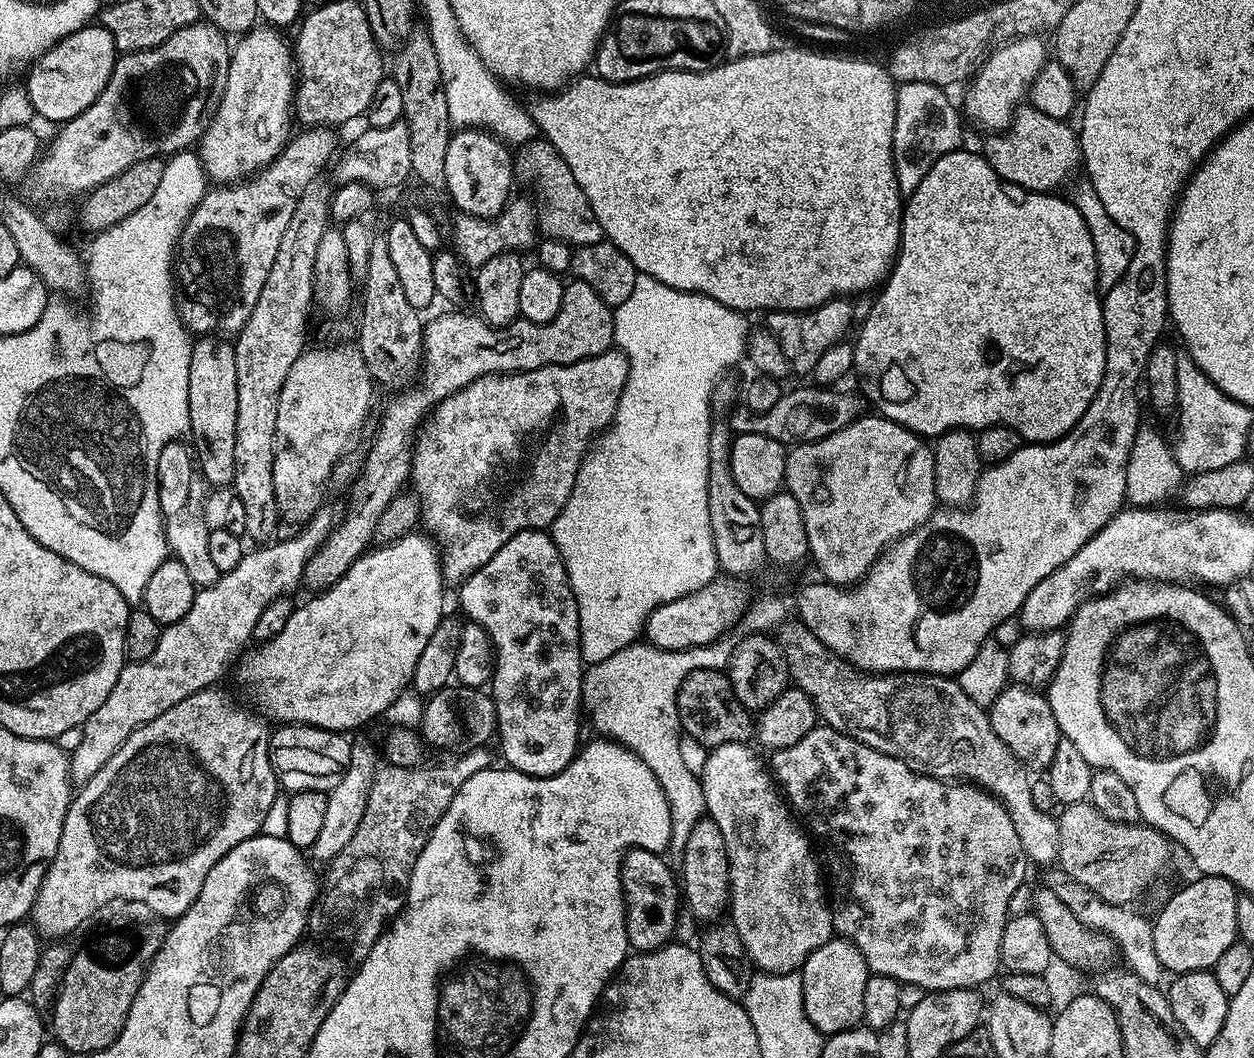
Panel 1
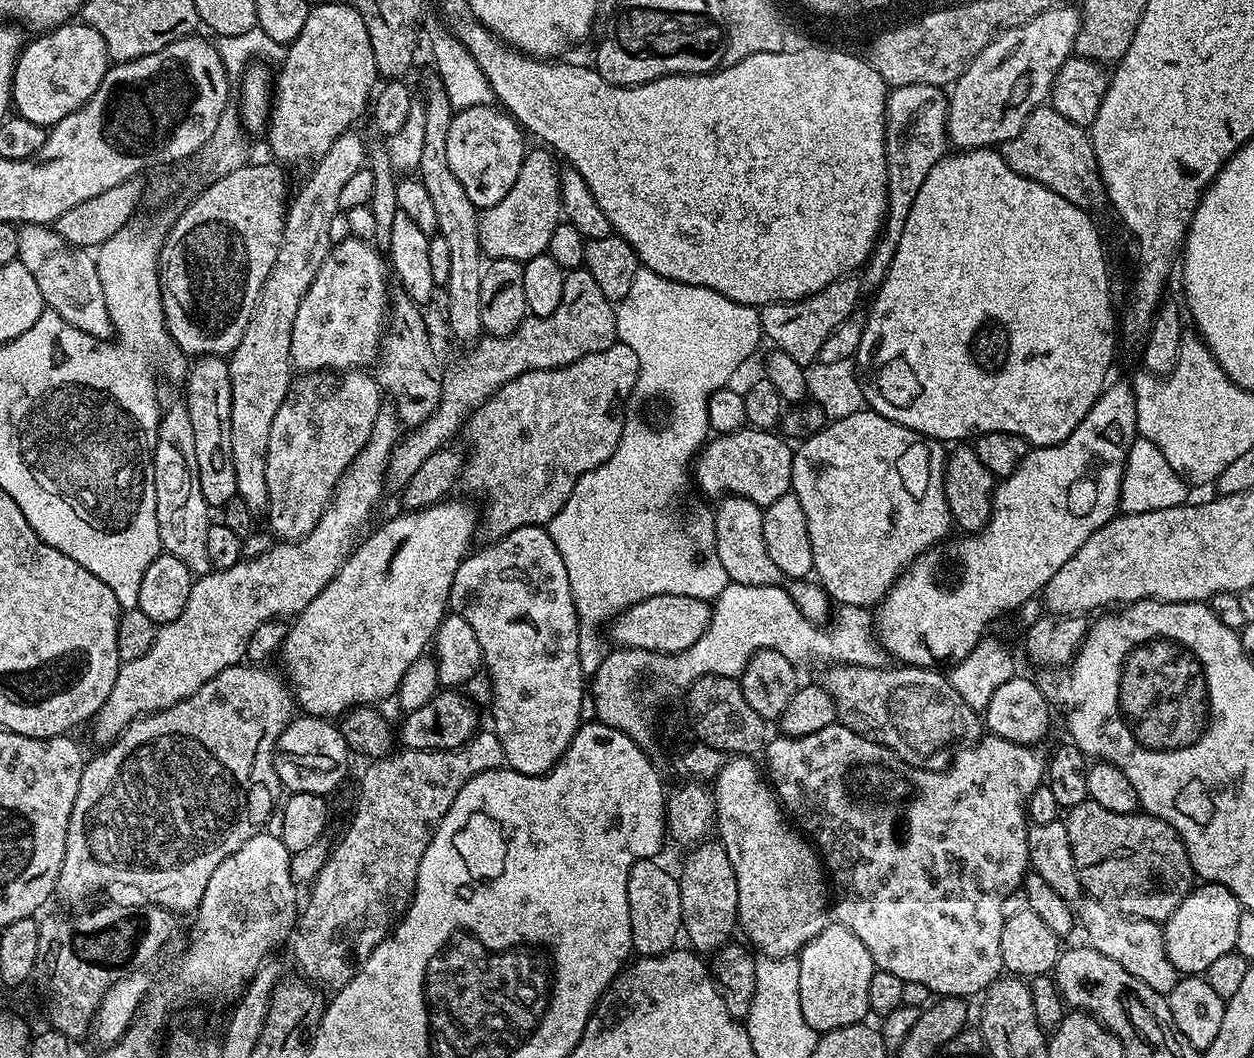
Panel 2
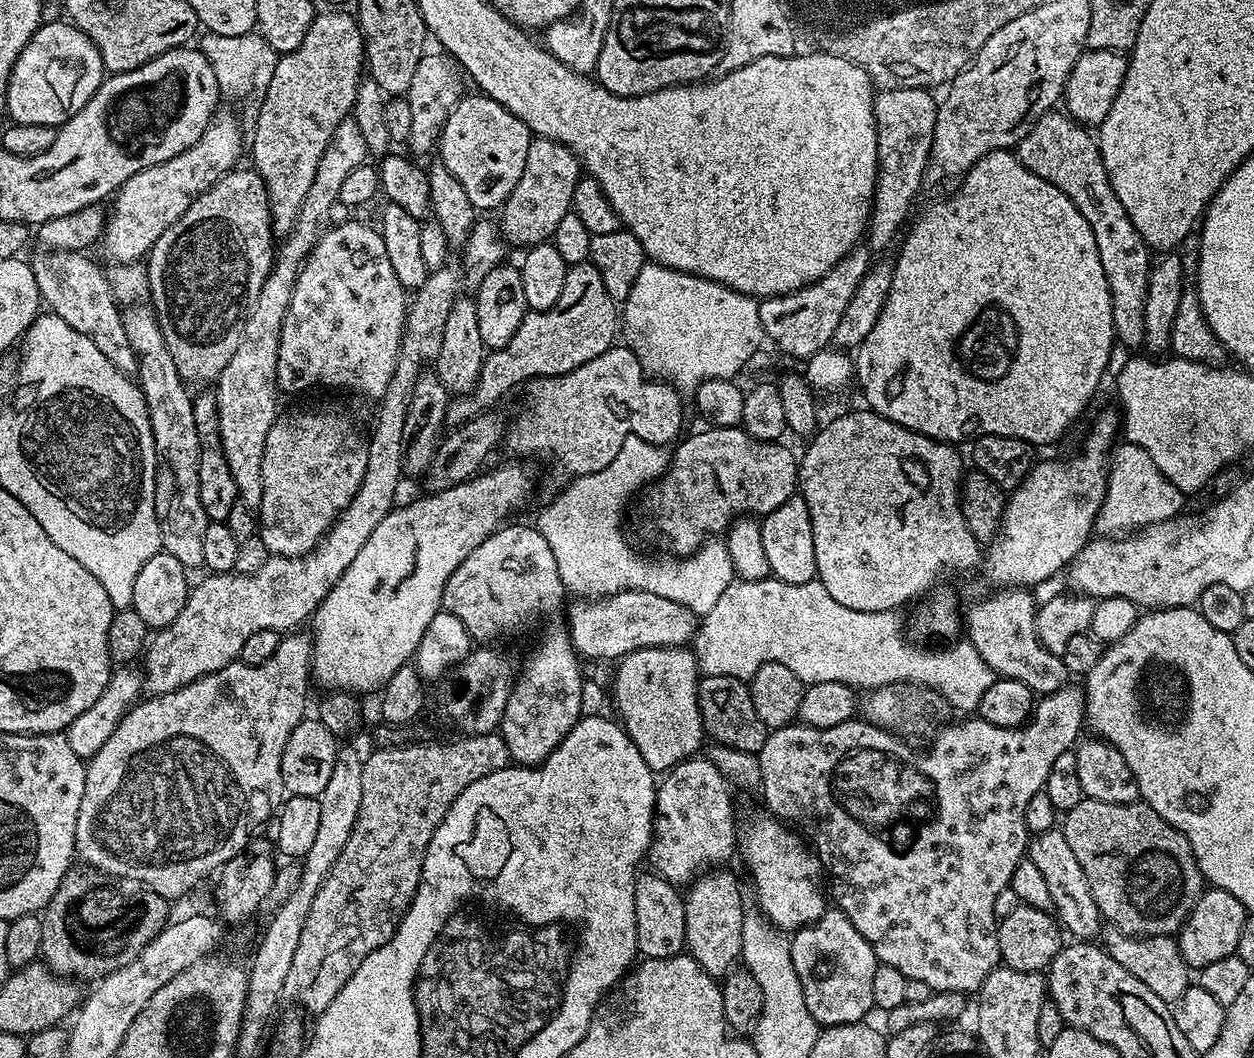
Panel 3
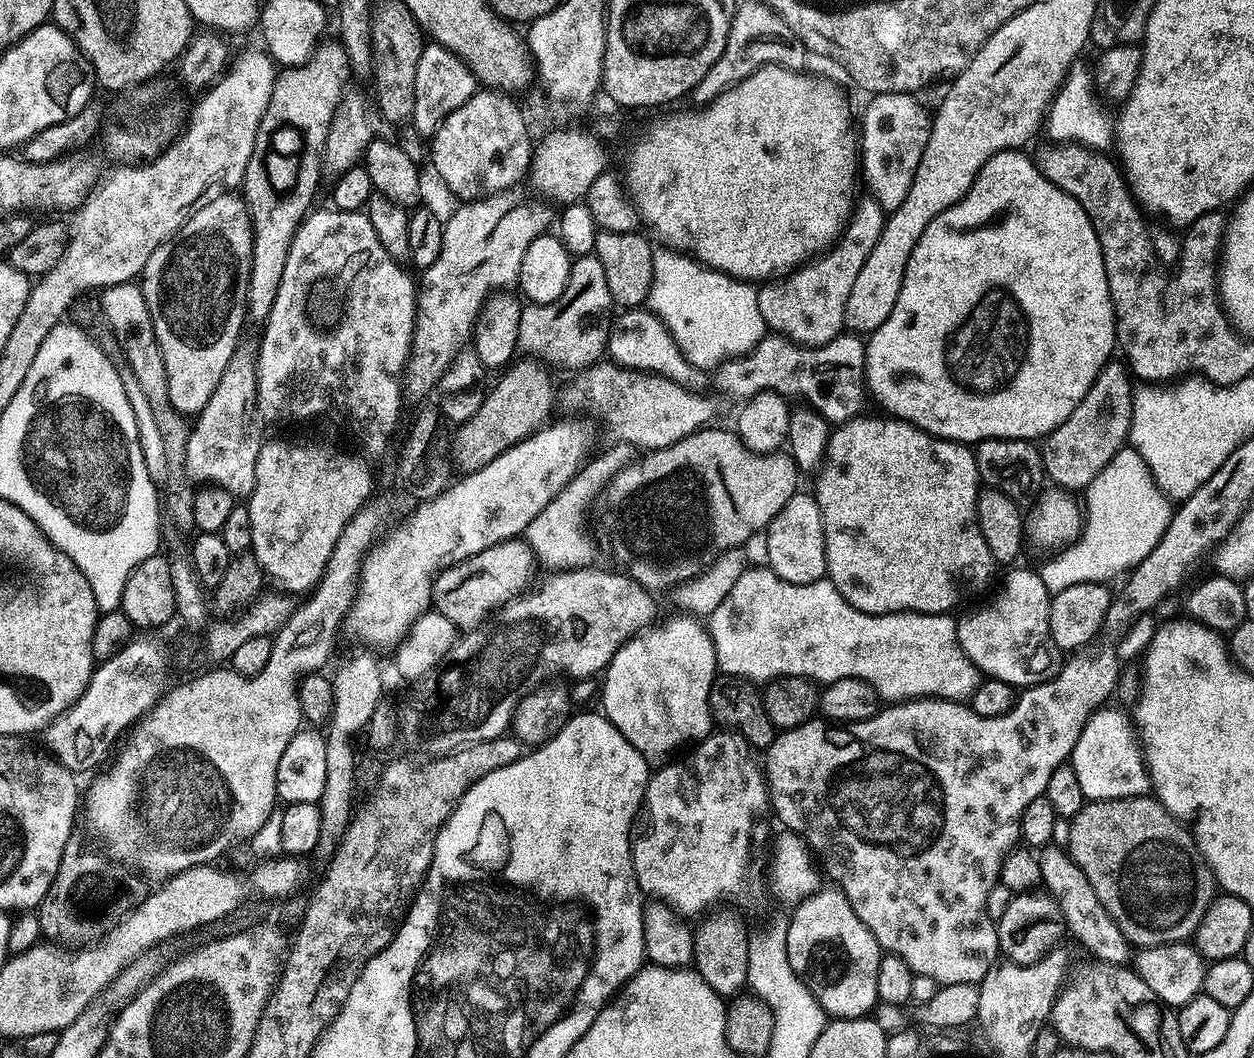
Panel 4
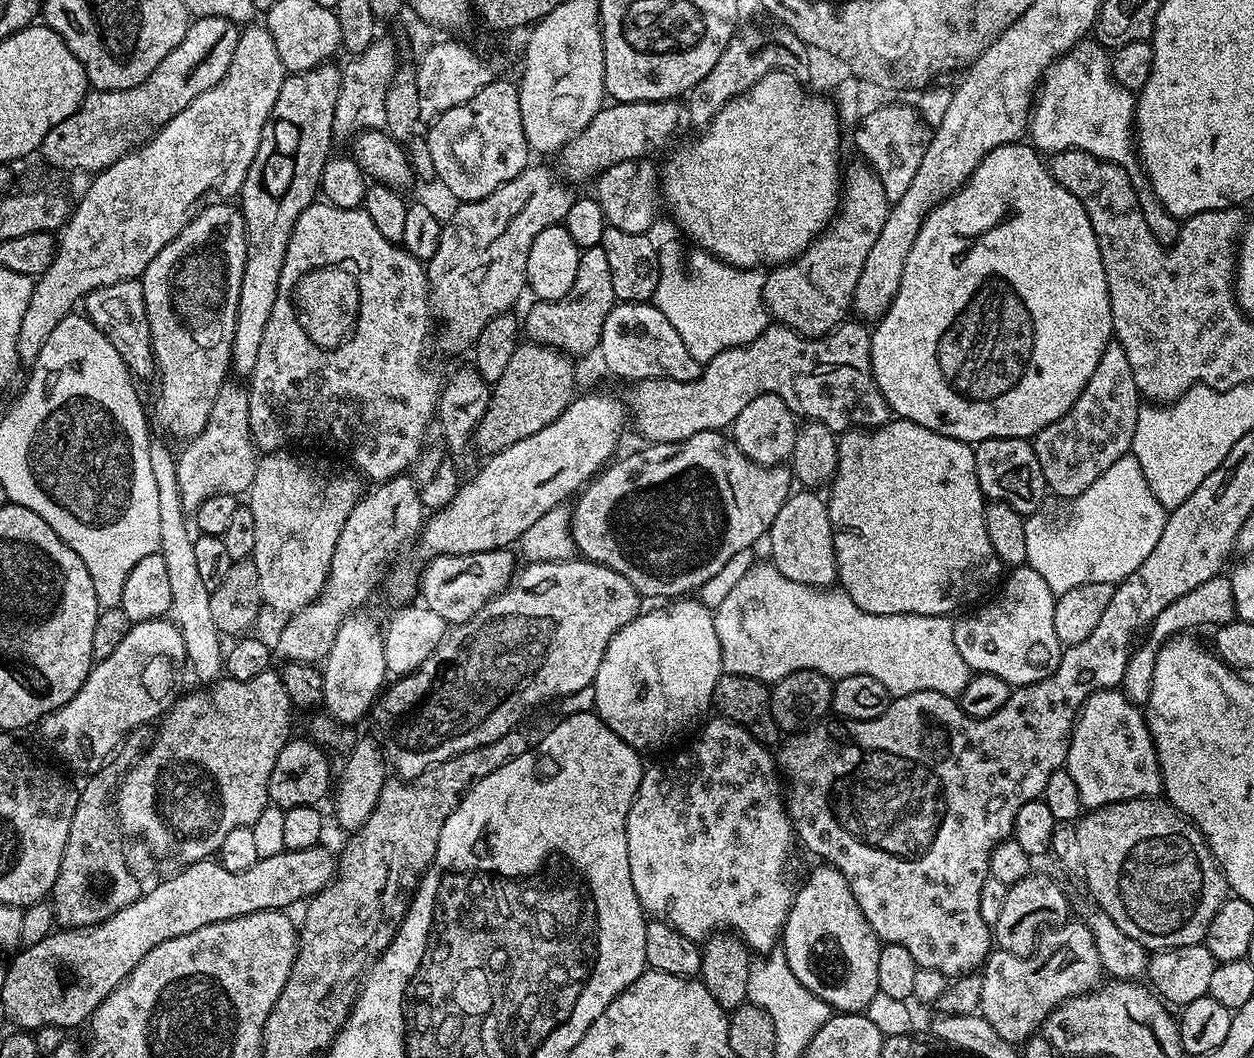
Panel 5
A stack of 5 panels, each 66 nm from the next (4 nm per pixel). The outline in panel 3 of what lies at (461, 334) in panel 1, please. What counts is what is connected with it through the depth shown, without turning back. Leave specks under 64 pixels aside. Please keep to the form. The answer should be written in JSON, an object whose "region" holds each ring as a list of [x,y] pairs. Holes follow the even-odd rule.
{"region":[[[591,262],[571,265],[558,302],[544,312],[527,312],[522,318],[522,326],[518,326],[507,346],[485,355],[476,389],[449,403],[447,423],[452,426],[465,424],[473,416],[495,409],[496,403],[520,383],[535,381],[537,376],[567,376],[570,370],[598,358],[613,347],[616,324],[618,328],[618,304],[606,294],[602,274],[598,274]]]}

